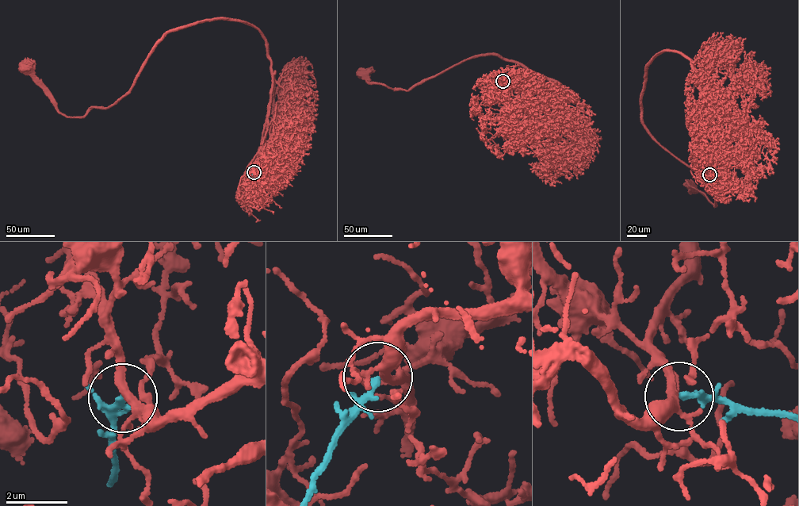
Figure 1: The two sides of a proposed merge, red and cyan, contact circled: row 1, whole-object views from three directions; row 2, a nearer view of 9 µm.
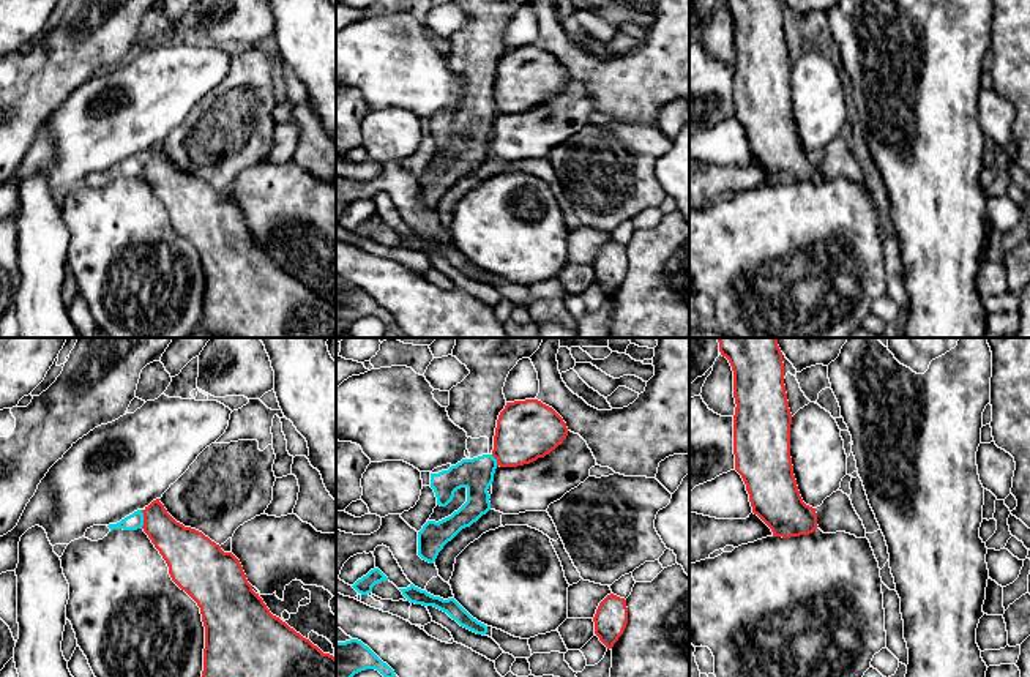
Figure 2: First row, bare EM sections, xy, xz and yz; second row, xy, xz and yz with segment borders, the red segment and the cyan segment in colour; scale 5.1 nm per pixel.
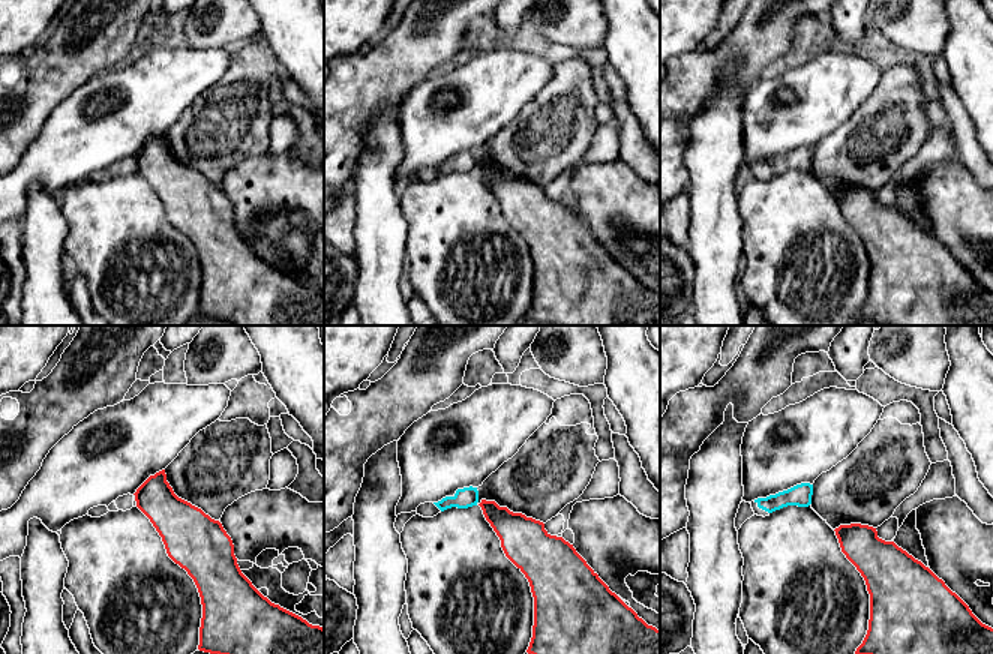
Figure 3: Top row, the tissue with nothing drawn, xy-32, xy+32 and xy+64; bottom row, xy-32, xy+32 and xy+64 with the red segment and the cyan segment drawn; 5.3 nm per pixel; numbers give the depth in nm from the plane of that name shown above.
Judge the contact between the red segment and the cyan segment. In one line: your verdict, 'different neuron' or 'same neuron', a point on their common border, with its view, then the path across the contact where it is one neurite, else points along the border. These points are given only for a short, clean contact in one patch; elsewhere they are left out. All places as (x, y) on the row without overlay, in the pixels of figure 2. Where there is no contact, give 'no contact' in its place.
different neuron | xy (144, 166) | along xy (141, 157), (142, 174)

